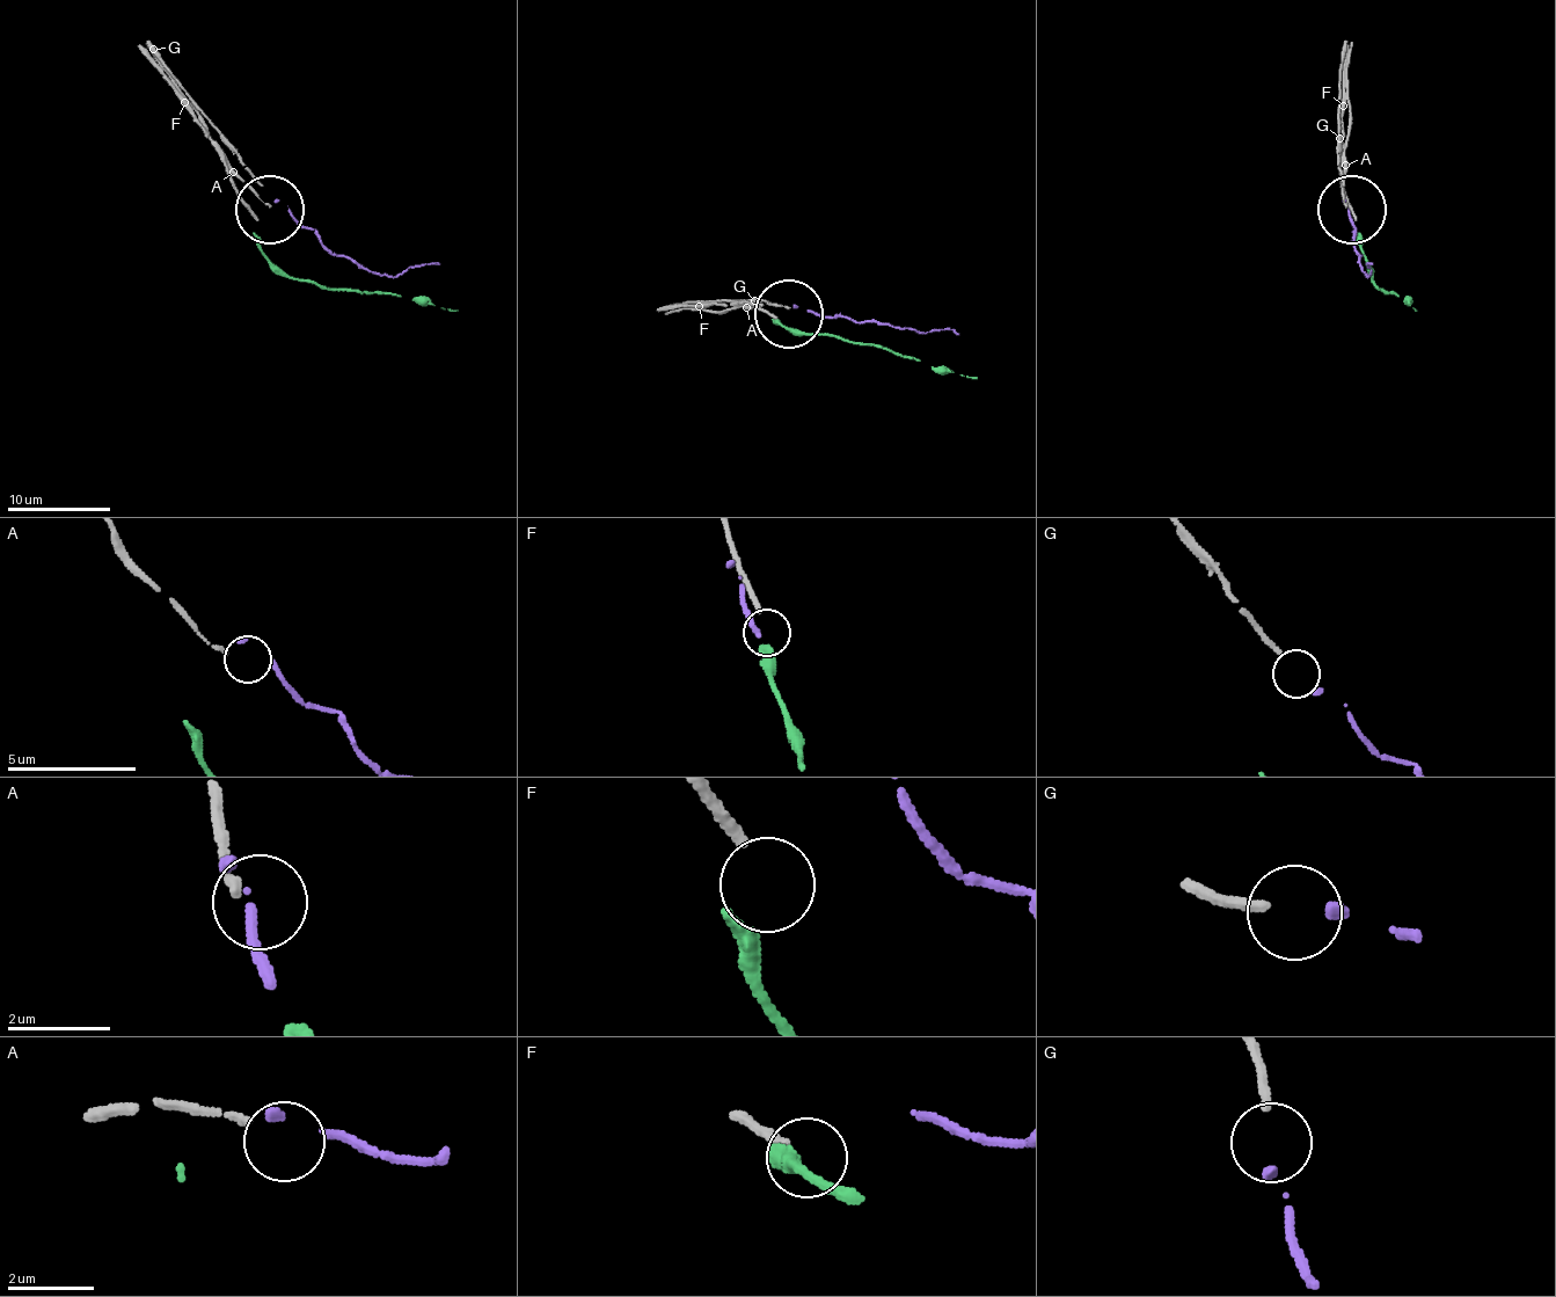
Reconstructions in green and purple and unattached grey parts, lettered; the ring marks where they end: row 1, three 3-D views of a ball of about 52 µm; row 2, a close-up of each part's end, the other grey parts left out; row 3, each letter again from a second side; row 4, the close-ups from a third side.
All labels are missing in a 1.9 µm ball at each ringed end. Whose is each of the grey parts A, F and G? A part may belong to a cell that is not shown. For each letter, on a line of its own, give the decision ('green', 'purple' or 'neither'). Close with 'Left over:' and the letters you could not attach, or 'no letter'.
A: neither
F: neither
G: purple
Left over: A, F

